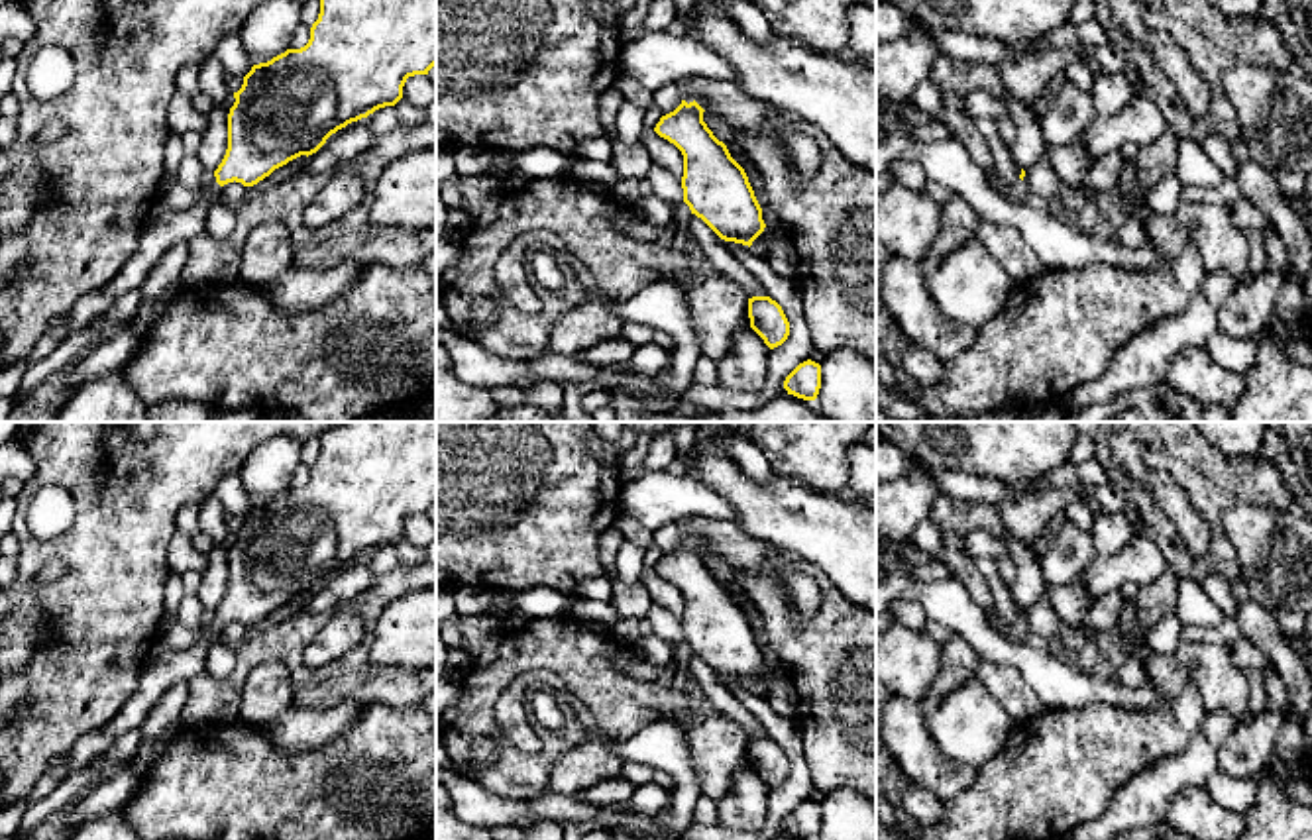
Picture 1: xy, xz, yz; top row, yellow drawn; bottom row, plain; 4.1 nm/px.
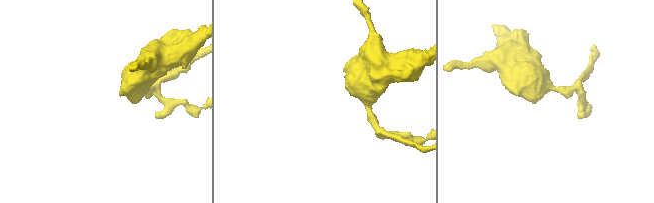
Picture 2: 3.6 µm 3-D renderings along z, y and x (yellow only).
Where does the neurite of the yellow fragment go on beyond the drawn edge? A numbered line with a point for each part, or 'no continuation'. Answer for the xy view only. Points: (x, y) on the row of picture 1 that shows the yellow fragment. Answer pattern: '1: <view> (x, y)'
1: xy (164, 228)

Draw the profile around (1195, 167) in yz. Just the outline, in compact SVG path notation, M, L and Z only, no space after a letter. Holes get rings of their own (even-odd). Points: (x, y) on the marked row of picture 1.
M1186 137L1178 141L1176 177L1184 186L1200 186L1202 190L1216 190L1226 181L1202 143Z

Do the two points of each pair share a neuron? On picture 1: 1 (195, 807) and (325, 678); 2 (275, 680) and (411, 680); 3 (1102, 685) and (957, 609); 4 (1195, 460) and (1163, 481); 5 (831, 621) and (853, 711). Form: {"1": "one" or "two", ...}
{"1": "two", "2": "two", "3": "one", "4": "two", "5": "one"}

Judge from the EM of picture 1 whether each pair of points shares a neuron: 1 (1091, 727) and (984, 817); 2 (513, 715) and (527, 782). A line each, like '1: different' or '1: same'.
1: same
2: different

